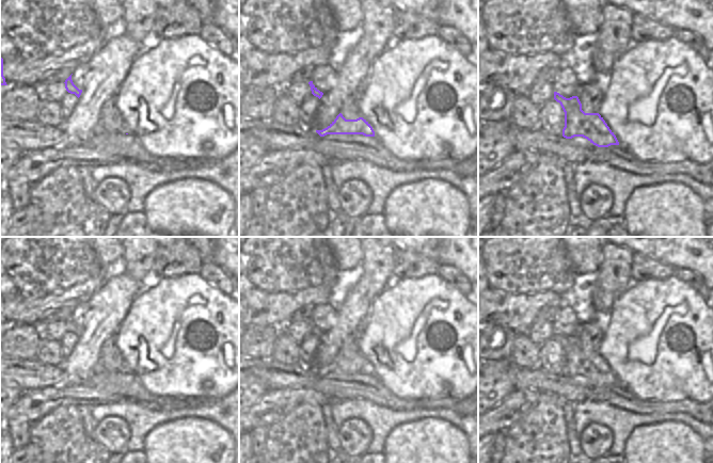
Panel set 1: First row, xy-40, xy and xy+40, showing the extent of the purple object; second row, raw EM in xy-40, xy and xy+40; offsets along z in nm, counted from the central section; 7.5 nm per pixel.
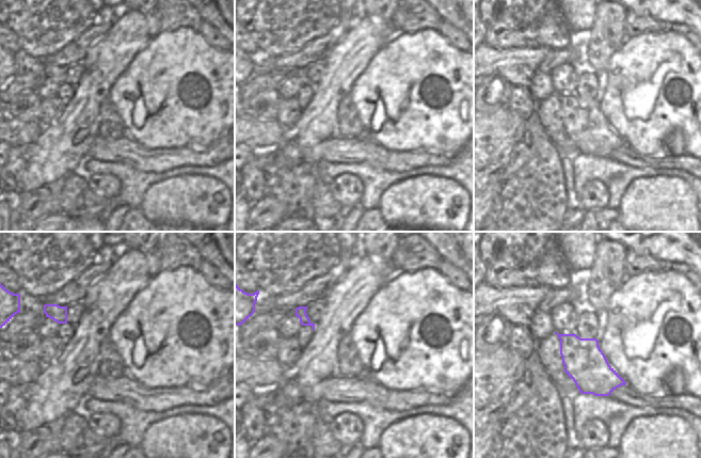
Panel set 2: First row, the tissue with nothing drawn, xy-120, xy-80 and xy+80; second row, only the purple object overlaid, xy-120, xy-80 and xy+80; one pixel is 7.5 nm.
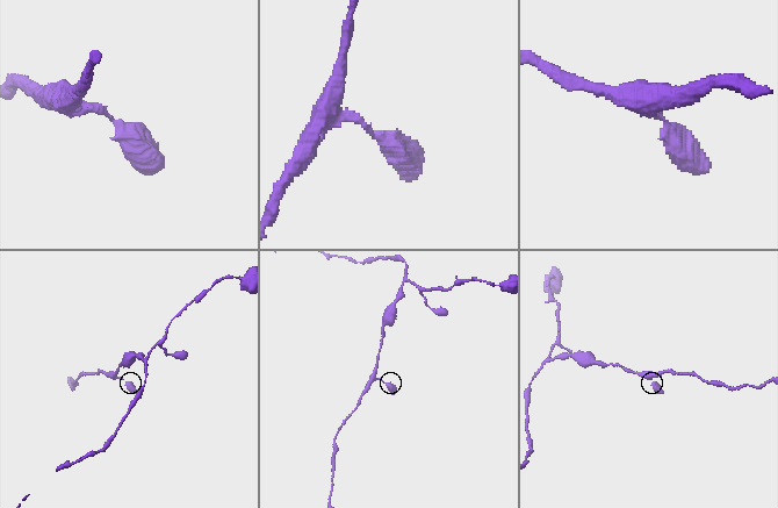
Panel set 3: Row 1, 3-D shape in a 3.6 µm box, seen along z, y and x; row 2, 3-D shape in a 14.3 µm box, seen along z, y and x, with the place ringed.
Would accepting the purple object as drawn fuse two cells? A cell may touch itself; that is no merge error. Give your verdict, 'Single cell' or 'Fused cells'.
Single cell

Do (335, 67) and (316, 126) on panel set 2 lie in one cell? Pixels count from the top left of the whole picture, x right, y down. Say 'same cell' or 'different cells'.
same cell

